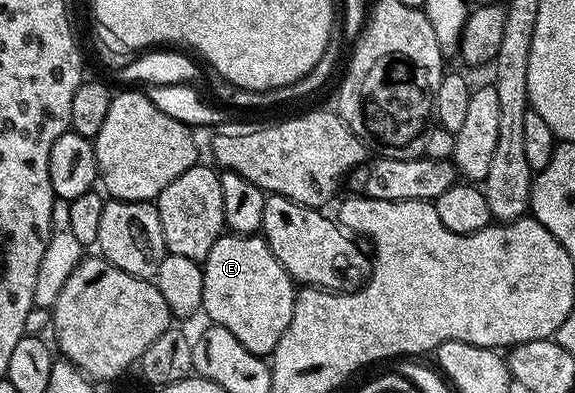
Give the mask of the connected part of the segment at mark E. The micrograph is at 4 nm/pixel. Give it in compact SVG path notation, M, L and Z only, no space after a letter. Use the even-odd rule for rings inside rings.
M227 232L212 243L212 251L208 251L201 267L204 275L201 312L207 313L213 324L232 331L257 357L273 354L280 335L292 323L296 282L284 271L266 238Z

